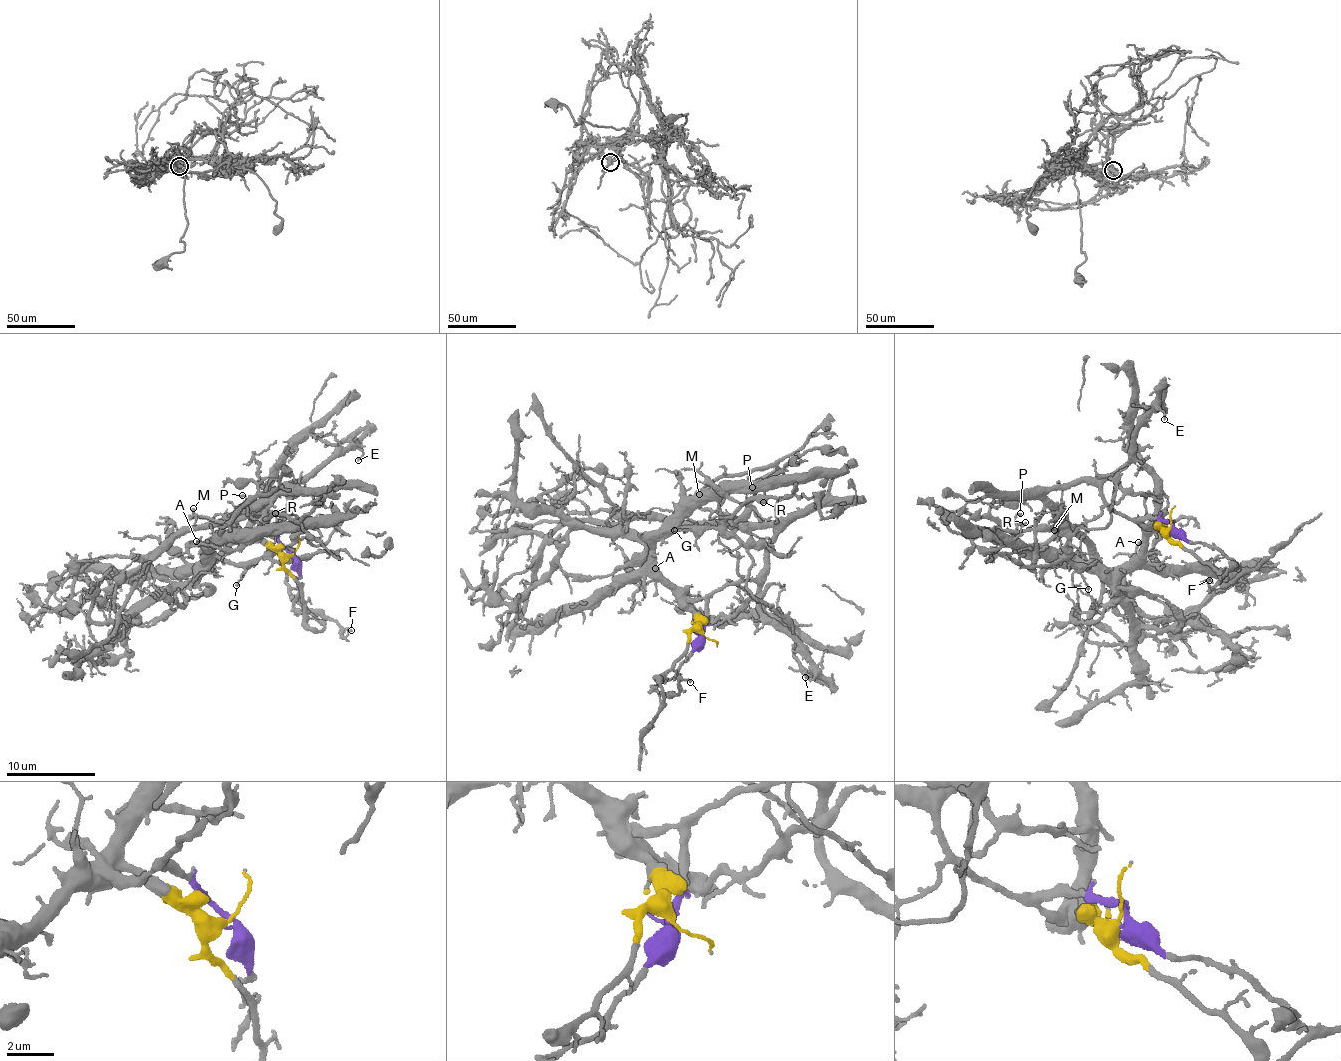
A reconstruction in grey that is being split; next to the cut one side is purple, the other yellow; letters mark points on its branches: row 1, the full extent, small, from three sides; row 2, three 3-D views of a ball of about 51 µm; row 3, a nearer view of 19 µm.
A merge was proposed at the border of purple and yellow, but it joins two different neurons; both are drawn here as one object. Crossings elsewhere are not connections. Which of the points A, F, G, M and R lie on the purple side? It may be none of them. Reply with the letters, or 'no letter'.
F

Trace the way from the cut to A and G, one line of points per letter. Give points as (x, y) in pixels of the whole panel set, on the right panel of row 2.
A: (1170, 529), (1159, 530), (1154, 520), (1146, 530), (1141, 553), (1135, 554), (1139, 542)
G: (1170, 529), (1159, 530), (1154, 520), (1136, 555), (1110, 568), (1092, 565), (1081, 568), (1089, 589)

